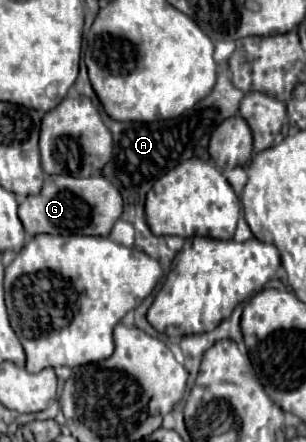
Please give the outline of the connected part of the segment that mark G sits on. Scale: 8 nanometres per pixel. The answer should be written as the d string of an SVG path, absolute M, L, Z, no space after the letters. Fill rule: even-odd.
M49 175L39 195L29 195L19 205L19 219L29 235L53 233L53 235L103 235L107 237L113 223L121 217L123 199L119 191L103 175L95 177L71 177Z

